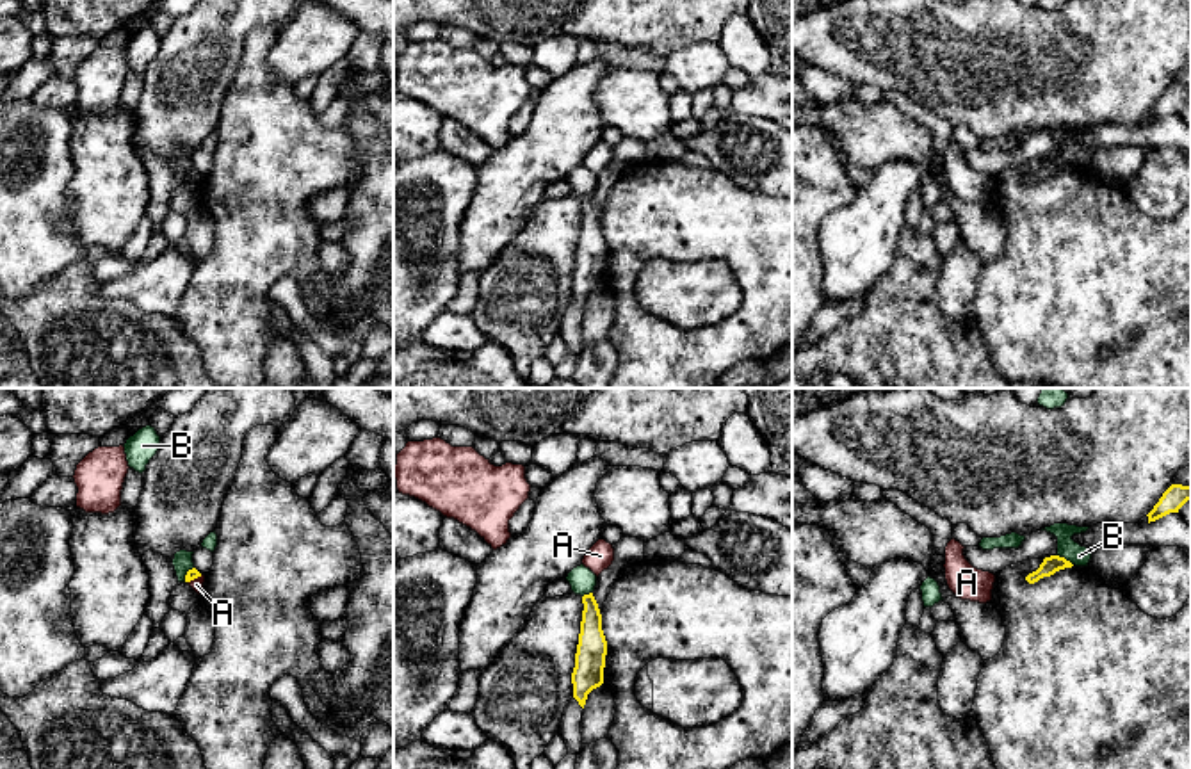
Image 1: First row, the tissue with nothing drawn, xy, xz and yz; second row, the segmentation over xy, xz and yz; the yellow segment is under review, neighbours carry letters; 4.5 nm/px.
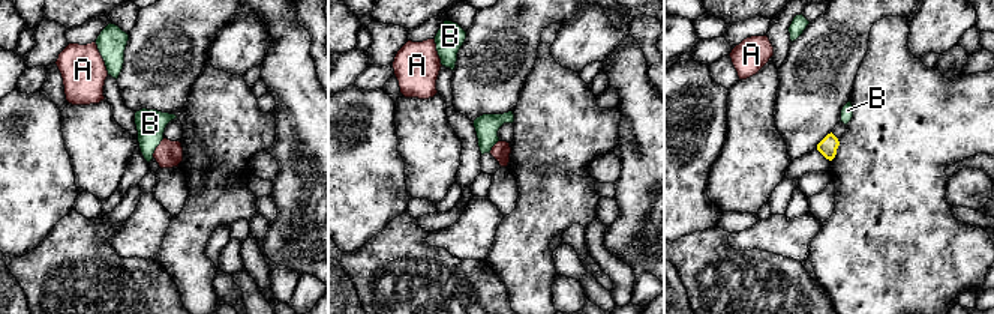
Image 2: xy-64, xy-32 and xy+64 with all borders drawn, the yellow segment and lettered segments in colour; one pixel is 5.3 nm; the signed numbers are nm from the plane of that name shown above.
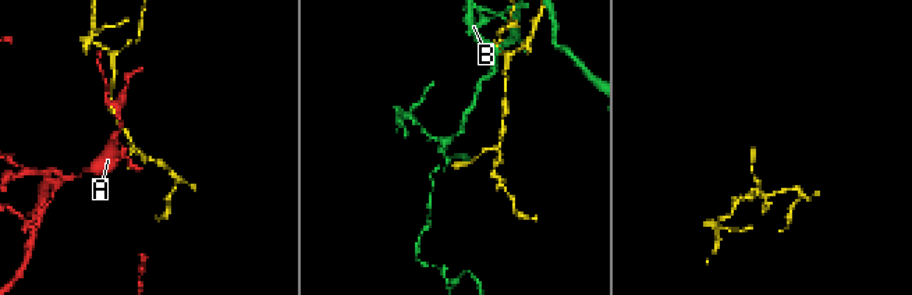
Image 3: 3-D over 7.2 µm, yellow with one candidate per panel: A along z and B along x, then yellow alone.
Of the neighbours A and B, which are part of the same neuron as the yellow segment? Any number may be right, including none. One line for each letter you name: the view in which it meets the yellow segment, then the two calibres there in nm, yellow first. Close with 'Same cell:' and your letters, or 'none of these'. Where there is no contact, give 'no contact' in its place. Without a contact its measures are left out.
Same cell: none of these

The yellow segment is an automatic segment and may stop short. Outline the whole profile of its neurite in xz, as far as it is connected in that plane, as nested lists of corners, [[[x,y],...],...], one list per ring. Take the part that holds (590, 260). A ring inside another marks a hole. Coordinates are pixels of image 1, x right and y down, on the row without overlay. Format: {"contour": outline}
{"contour": [[[593,194],[584,196],[582,205],[584,212],[571,285],[573,299],[584,310],[587,295],[604,285],[607,242],[602,231],[602,215]]]}

